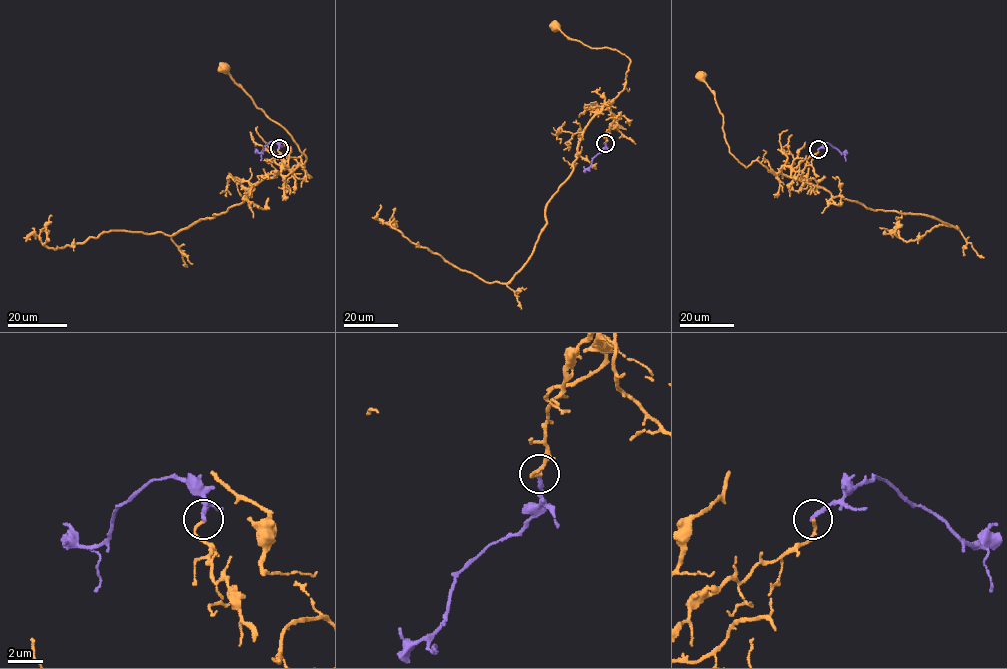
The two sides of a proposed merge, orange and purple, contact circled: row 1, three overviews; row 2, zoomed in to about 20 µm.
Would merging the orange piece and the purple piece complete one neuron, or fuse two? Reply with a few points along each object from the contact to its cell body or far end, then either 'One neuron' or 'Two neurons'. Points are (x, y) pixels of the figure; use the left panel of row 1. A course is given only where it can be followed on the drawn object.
Course of orange: (279, 148), (290, 169), (283, 166), (284, 176), (301, 160), (303, 167), (306, 156), (291, 135), (224, 69). Course of purple: (279, 148), (275, 141), (270, 141), (260, 153), (260, 160). Two neurons

